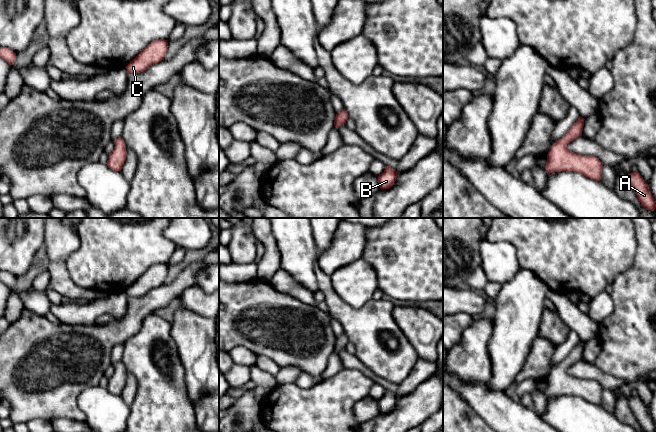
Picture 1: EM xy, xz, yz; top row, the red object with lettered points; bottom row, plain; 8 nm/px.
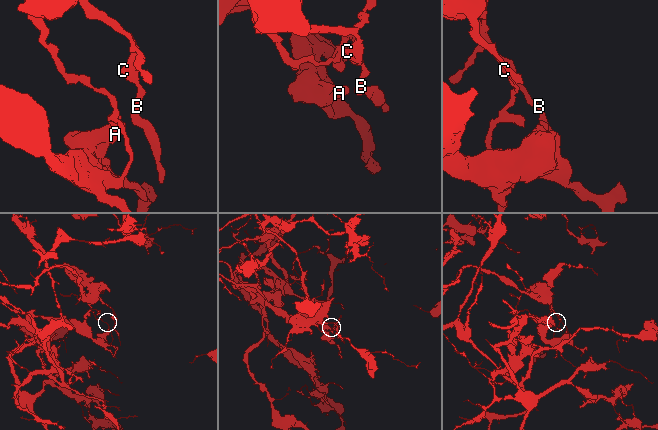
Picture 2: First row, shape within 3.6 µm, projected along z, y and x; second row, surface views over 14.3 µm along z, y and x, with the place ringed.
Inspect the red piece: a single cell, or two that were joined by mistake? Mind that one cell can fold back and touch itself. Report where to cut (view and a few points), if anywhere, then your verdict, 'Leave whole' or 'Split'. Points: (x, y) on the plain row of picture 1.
Split along yz (562, 361), (567, 367). Split

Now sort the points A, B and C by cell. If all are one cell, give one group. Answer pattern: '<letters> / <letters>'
A / B C

